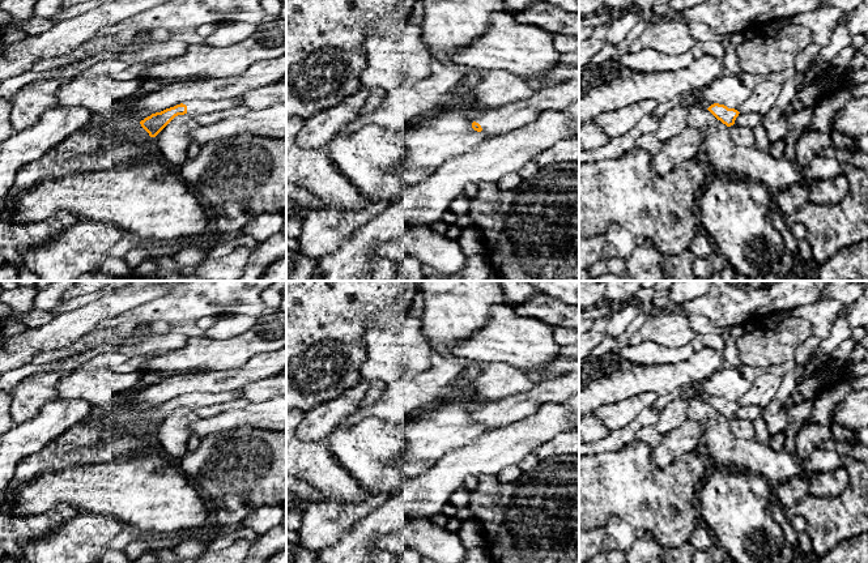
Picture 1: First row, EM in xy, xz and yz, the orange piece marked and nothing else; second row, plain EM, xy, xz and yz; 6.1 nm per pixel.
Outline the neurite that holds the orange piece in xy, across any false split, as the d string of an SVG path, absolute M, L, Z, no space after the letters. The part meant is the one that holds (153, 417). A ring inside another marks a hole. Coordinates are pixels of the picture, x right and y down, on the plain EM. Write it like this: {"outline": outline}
{"outline": "M241 391L224 393L191 392L161 405L152 406L141 413L140 417L150 430L156 430L178 408L187 406L191 410L196 410L199 408L205 408L207 405L216 405L217 402L237 398L241 398Z"}

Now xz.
{"outline": "M579 371L545 378L527 392L497 401L473 404L463 398L461 402L473 410L475 423L497 430L536 414L545 404L566 401L576 392L579 392Z"}

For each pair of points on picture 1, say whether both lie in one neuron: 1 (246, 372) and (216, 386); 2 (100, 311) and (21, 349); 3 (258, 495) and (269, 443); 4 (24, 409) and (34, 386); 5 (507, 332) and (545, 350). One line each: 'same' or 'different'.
1: same
2: same
3: same
4: same
5: same

